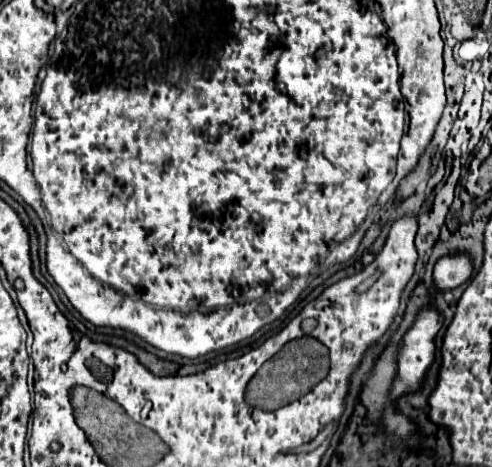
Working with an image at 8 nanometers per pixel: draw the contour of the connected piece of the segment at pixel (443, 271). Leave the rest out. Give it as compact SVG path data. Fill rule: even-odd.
M450 253L436 261L432 283L436 291L450 291L468 281L472 275L472 257L468 253Z

